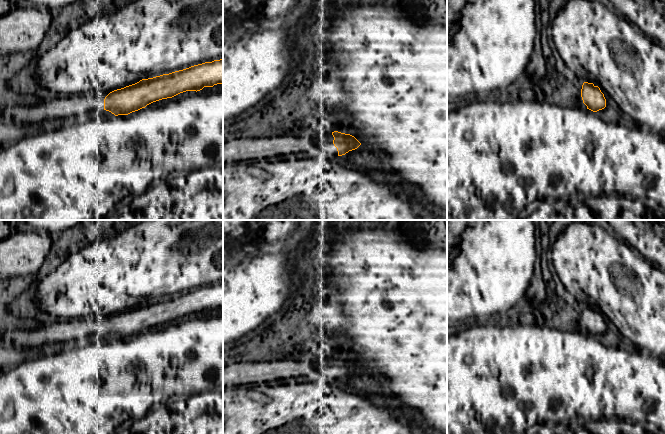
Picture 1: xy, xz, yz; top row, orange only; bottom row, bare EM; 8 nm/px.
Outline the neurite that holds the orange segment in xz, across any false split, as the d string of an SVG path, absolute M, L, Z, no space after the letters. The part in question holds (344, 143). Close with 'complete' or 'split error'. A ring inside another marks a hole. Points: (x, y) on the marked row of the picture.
M334 131L332 135L334 137L333 144L337 148L338 156L345 155L361 145L361 143L350 134Z; complete

